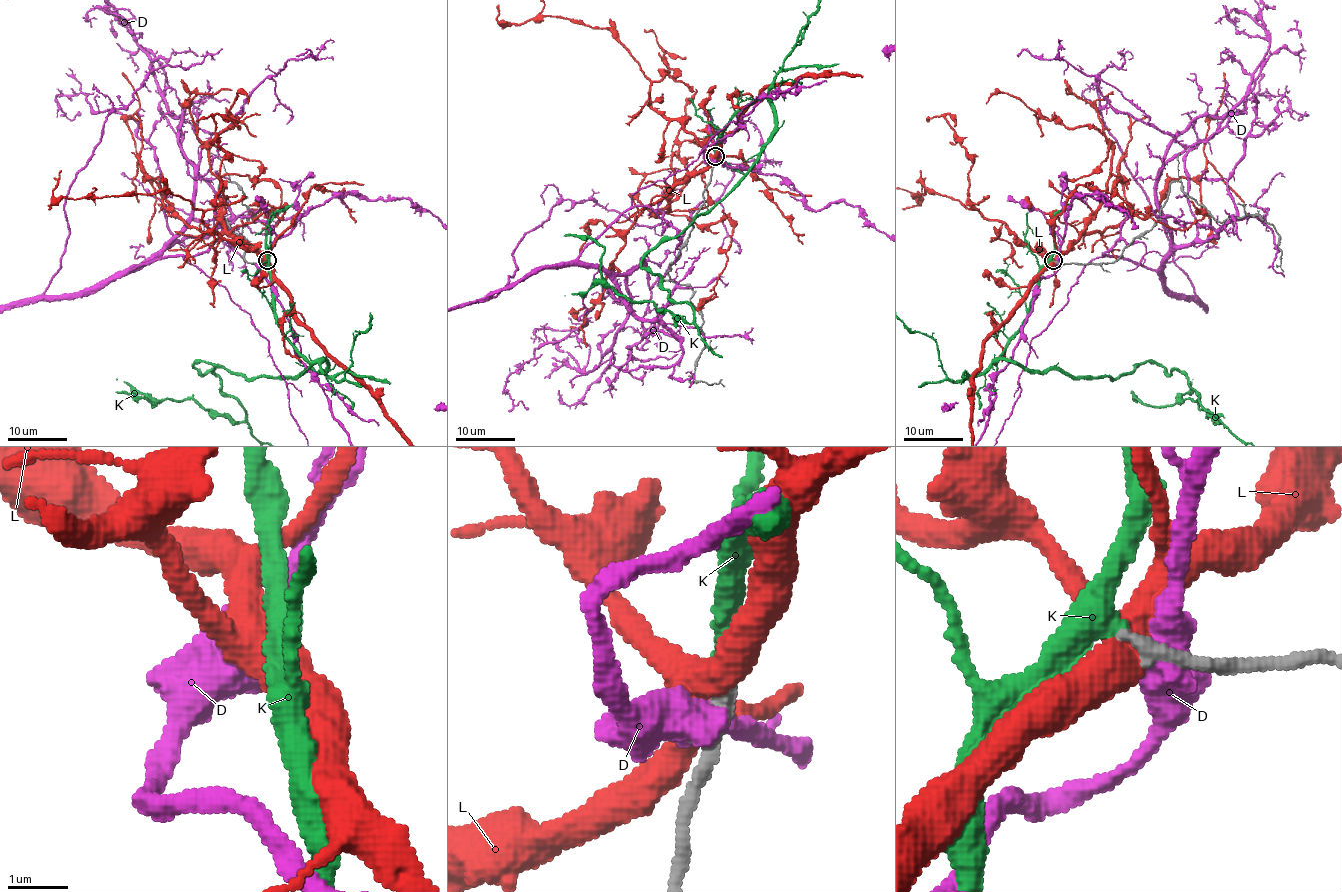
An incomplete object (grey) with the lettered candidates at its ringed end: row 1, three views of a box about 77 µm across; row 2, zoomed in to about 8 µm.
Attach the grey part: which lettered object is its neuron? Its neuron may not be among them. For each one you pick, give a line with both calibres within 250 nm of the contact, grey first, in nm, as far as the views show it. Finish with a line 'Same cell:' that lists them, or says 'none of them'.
K: Thickness 240 nm (grey) against 400 nm
Same cell: K

